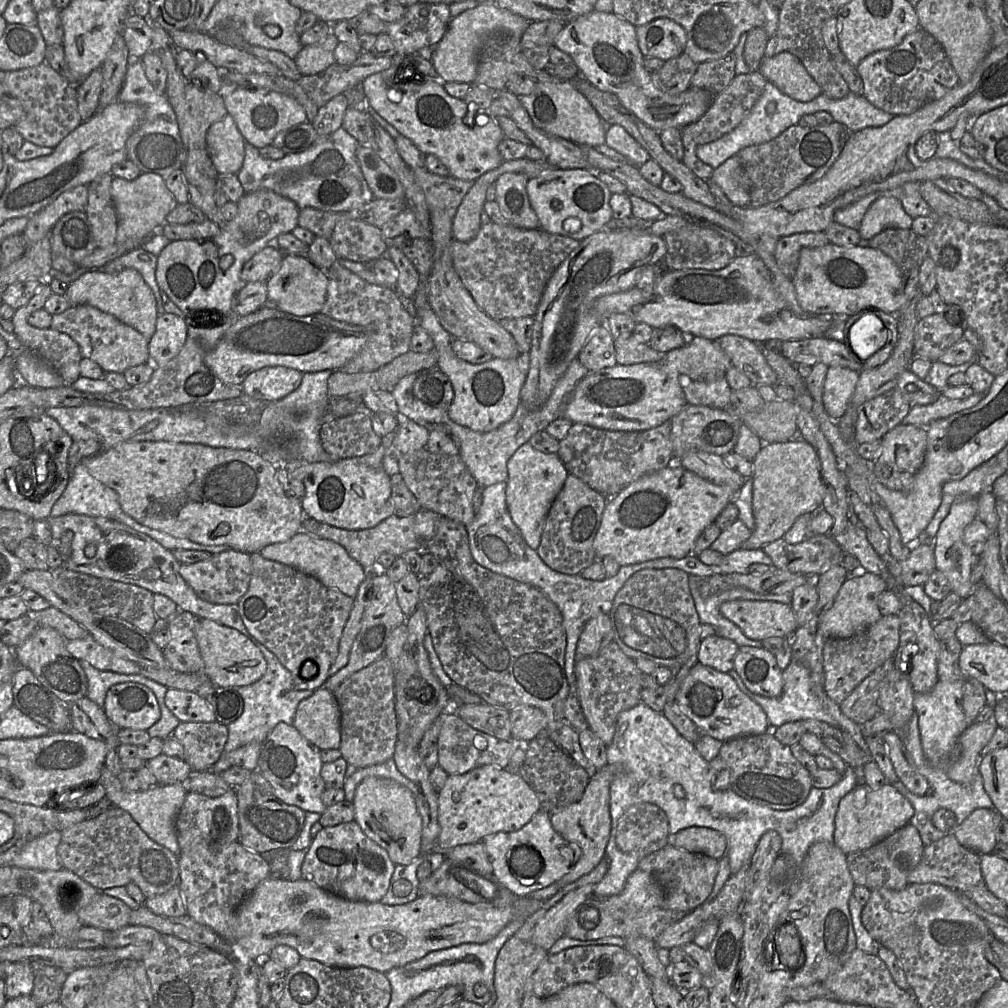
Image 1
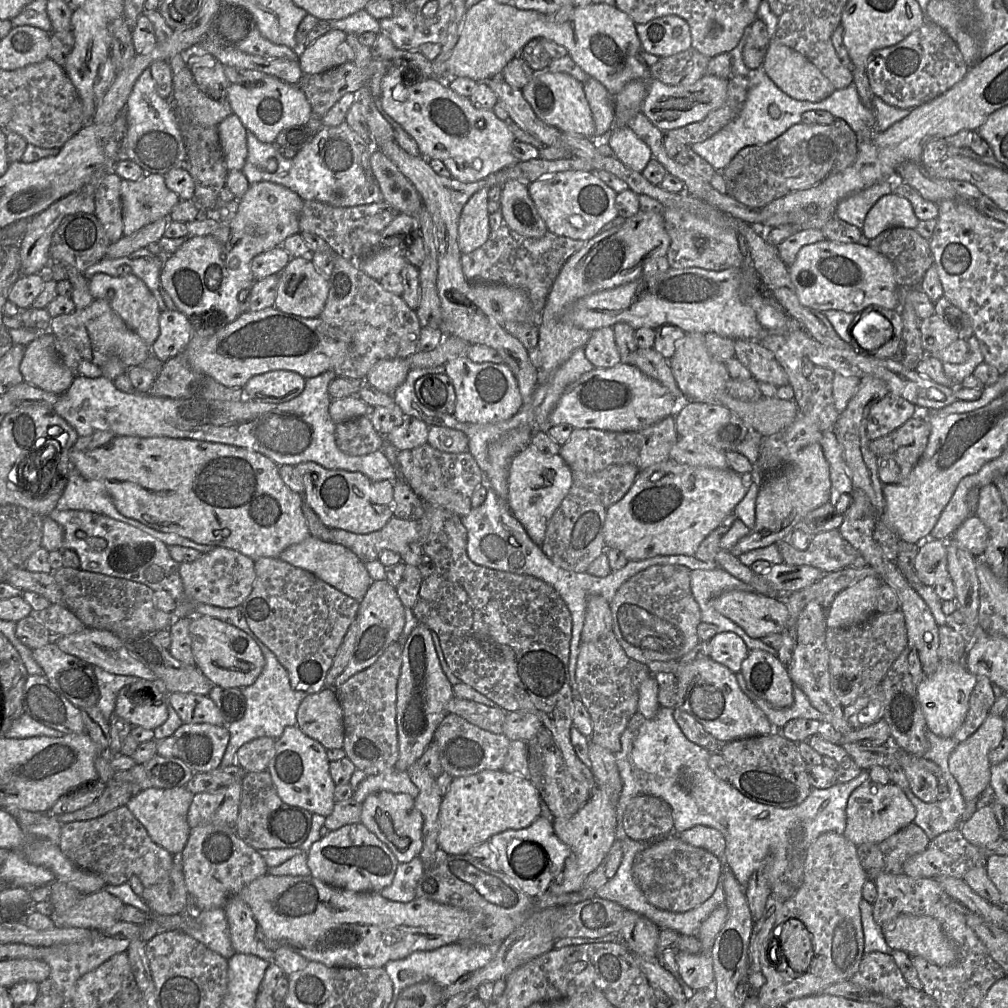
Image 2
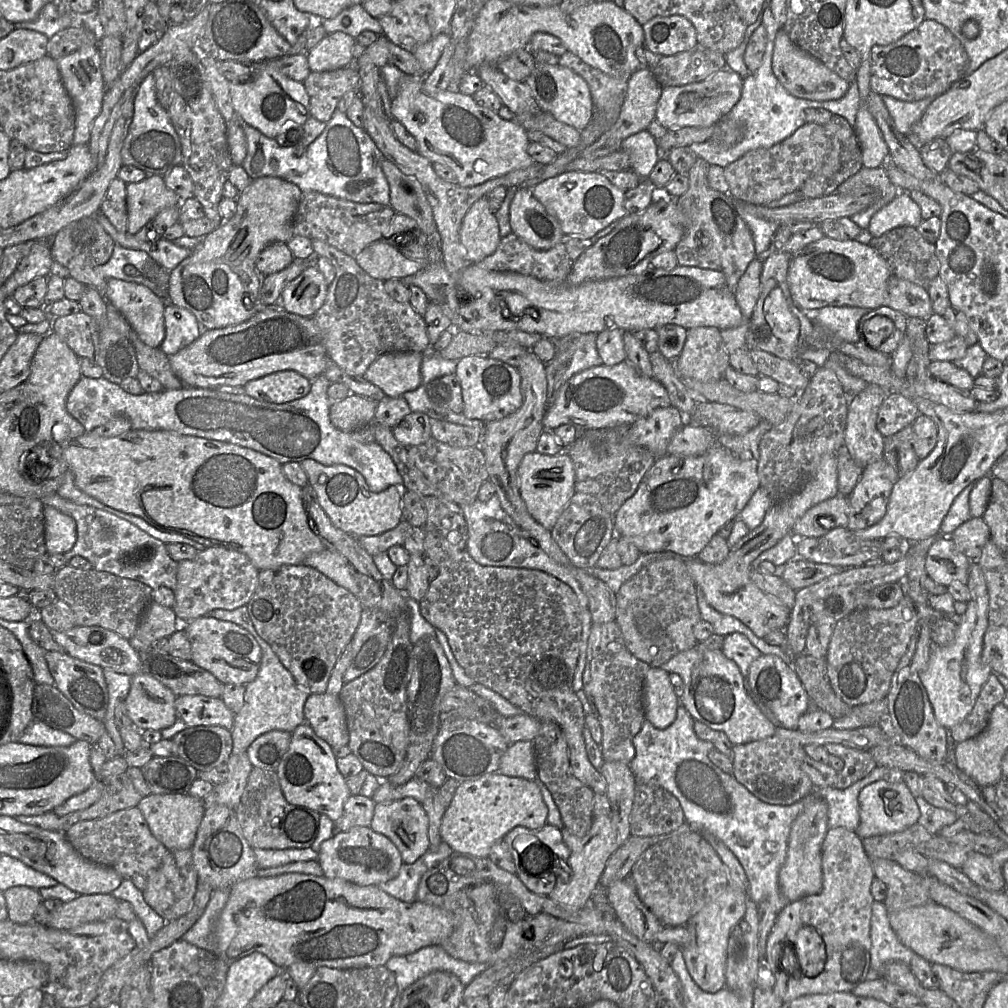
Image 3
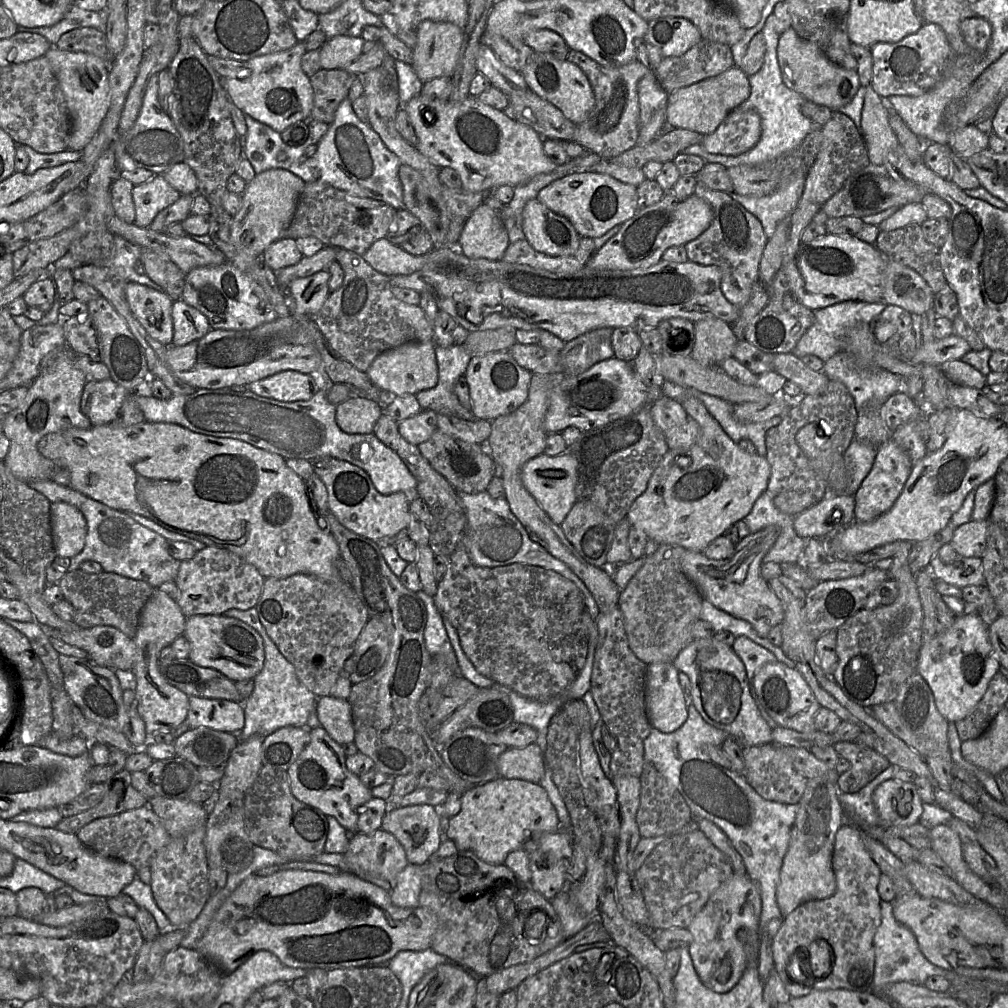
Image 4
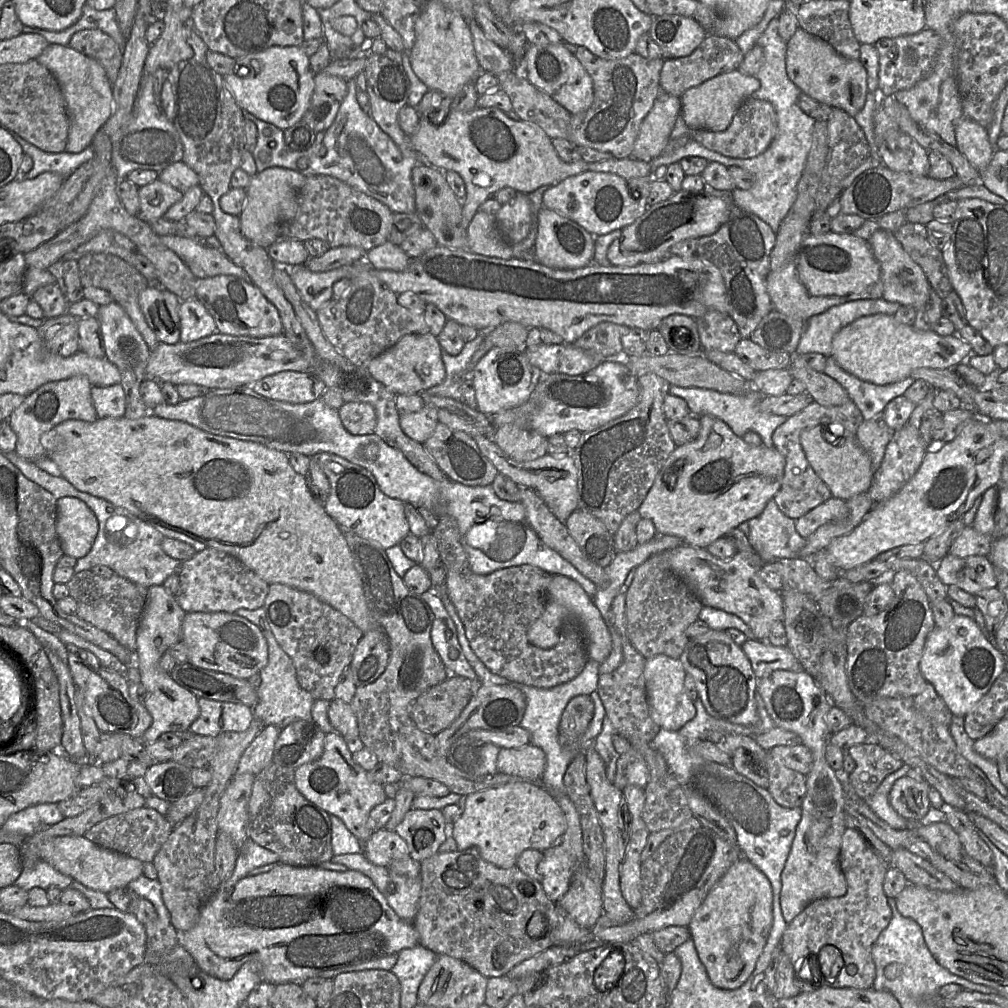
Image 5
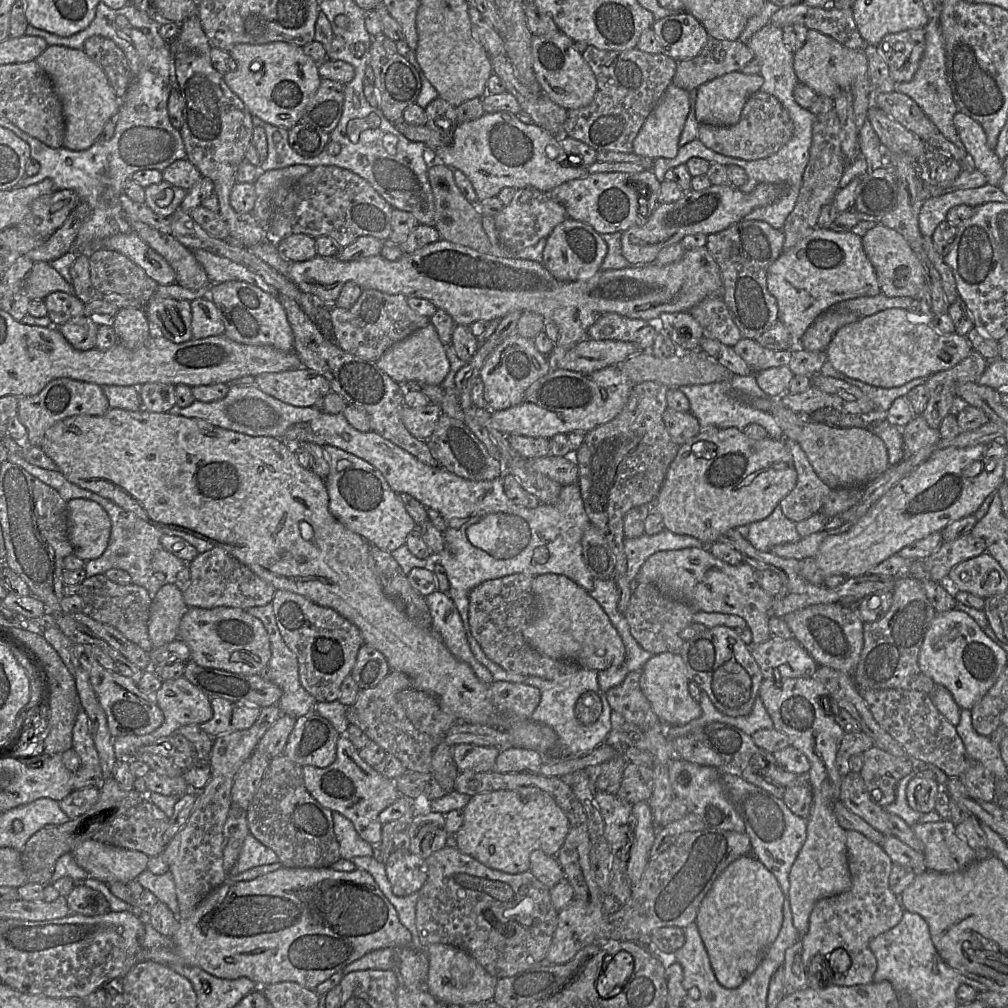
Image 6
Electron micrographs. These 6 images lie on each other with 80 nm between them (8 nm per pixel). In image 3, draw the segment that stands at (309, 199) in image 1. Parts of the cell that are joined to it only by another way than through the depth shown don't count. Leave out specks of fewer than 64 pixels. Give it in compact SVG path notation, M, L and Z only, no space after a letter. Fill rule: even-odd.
M336 110L332 118L326 123L323 132L307 146L304 154L300 157L295 155L295 148L280 146L275 138L265 136L259 130L242 120L241 125L244 129L247 142L247 153L241 165L252 180L264 176L274 176L294 183L302 192L317 191L356 203L390 205L389 184L381 167L381 162L385 158L367 132L364 129L356 127L348 119L346 113ZM256 155L261 155L264 160L263 166L259 171L253 171L251 166L252 160ZM272 159L278 161L278 166L271 165Z

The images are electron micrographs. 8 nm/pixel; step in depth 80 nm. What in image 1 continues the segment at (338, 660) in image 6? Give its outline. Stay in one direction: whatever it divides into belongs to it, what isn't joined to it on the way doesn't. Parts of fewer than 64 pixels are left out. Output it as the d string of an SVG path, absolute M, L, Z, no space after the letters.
M259 552L251 554L252 576L249 588L237 603L248 632L270 650L291 673L297 690L324 687L328 671L334 663L345 624L354 604L354 598L329 588L317 578L290 566L268 560Z

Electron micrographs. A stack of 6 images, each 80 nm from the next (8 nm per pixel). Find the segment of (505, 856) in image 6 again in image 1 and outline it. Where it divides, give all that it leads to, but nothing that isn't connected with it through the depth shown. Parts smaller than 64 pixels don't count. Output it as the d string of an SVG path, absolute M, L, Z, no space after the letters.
M484 765L464 774L449 775L444 787L438 791L440 825L438 843L444 849L450 849L459 845L481 842L490 834L517 831L527 824L540 809L537 794L517 771L495 765Z

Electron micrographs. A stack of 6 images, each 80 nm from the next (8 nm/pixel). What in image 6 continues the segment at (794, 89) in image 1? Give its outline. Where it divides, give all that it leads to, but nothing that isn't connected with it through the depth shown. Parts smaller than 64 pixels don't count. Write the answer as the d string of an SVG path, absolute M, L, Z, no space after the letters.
M809 29L803 47L794 52L793 67L798 81L814 90L818 96L836 98L842 93L851 93L854 120L860 130L867 119L867 111L872 105L868 61L863 50L850 49L830 36Z

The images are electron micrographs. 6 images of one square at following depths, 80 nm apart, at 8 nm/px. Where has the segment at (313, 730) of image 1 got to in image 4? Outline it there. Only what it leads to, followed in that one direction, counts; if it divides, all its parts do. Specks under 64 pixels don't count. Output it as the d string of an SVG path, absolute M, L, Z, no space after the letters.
M332 696L319 697L315 710L321 727L334 741L340 745L354 741L352 709L347 700Z

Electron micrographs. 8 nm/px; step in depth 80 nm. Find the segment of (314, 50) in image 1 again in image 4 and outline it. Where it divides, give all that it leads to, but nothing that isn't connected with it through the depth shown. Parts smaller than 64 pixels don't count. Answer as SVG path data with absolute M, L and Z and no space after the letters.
M338 35L327 39L319 48L322 69L344 69L362 54L365 40Z

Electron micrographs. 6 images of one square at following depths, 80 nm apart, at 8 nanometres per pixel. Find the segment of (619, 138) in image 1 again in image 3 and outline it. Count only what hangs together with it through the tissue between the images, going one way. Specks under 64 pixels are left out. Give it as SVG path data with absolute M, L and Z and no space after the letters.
M647 131L633 134L621 142L620 150L630 157L630 169L646 180L662 156L654 137Z

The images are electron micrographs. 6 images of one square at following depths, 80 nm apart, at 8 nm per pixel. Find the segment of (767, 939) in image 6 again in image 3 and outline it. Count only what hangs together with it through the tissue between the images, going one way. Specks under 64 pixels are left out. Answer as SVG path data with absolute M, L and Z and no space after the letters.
M727 885L685 925L690 933L690 943L682 948L689 974L704 991L715 993L726 985L726 950L728 937L733 927L743 918L747 895L740 889Z

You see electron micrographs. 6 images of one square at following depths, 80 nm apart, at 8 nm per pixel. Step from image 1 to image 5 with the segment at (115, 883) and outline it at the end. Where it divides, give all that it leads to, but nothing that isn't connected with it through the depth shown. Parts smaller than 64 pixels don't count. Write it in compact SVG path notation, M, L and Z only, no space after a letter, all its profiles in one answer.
M143 806L97 823L84 834L84 837L102 848L148 863L153 861L172 829L173 826L165 816L155 809Z

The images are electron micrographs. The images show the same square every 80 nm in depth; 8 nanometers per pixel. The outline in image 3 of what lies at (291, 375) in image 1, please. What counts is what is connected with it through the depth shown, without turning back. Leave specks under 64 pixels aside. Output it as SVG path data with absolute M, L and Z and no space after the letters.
M282 370L244 385L244 393L257 400L276 404L306 396L312 381L294 370Z

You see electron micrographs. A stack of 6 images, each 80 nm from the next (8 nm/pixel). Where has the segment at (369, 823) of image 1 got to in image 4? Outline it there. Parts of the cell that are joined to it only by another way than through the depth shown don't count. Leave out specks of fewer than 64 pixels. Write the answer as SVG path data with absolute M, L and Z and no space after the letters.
M430 805L398 807L386 812L380 829L392 834L401 843L410 864L422 865L441 845L440 820L440 813Z

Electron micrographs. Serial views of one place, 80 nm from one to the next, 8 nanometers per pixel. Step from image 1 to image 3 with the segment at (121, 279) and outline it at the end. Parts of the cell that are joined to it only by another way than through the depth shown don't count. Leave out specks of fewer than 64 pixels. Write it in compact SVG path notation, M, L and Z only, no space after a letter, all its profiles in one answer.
M116 278L107 279L103 296L127 320L143 343L153 348L161 345L165 337L164 299L144 285Z

